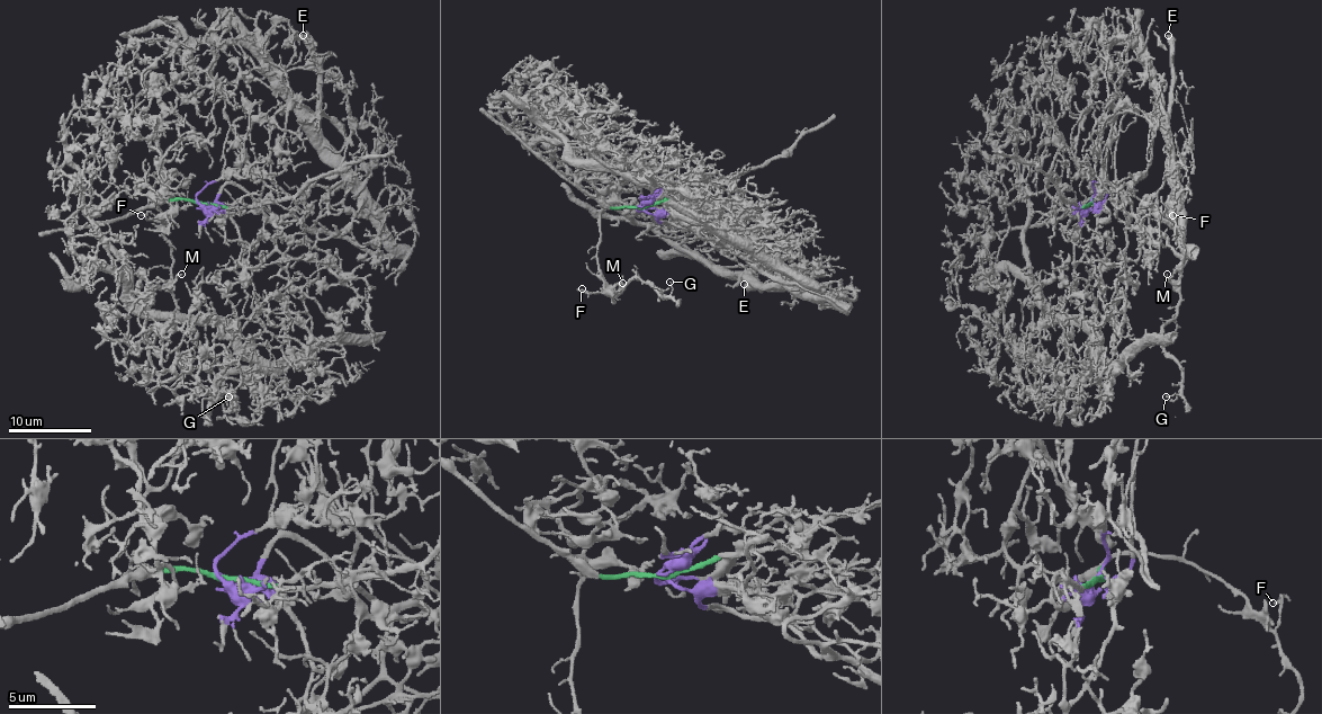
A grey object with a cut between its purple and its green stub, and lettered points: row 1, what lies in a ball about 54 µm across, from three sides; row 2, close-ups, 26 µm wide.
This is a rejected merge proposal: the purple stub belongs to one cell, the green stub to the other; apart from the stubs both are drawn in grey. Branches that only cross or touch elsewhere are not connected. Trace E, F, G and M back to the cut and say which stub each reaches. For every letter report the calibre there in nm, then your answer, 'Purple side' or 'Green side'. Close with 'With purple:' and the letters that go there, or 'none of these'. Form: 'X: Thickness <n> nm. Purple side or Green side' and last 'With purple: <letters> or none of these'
E: Thickness 480 nm. Purple side
F: Thickness 100 nm. Green side
G: Thickness 110 nm. Green side
M: Thickness 130 nm. Green side
With purple: E

